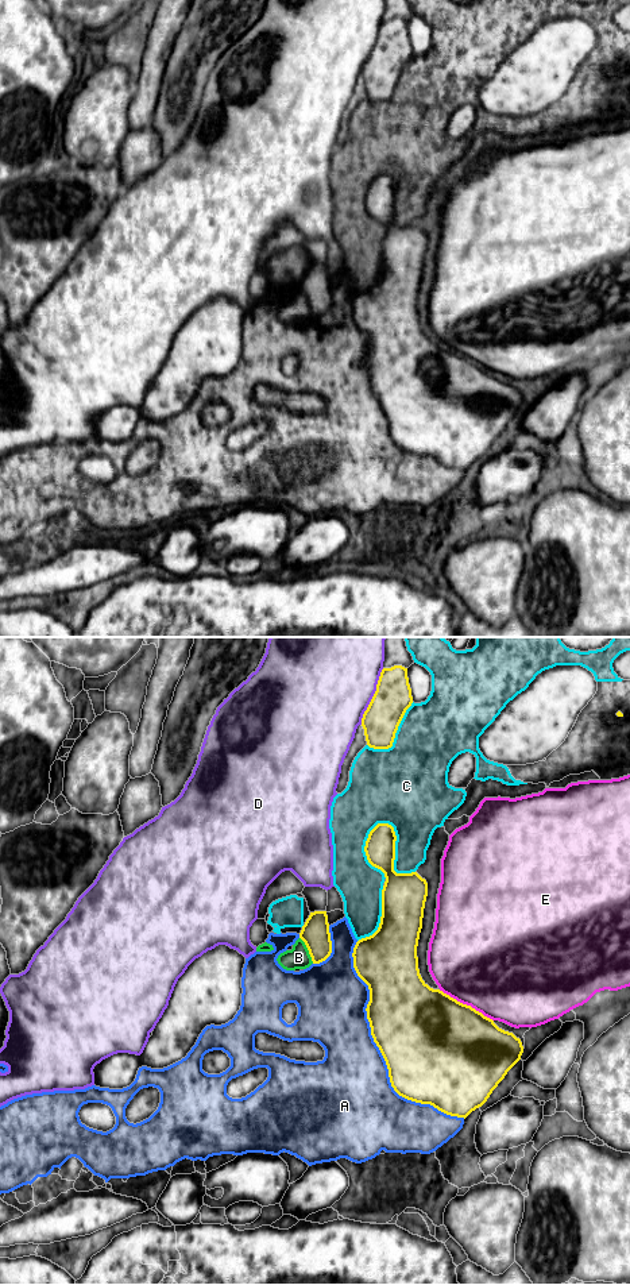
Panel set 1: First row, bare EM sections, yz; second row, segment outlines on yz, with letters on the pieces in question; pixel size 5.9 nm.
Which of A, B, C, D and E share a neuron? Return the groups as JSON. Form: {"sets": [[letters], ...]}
{"sets": [["A"], ["B", "D"], ["C"], ["E"]]}

